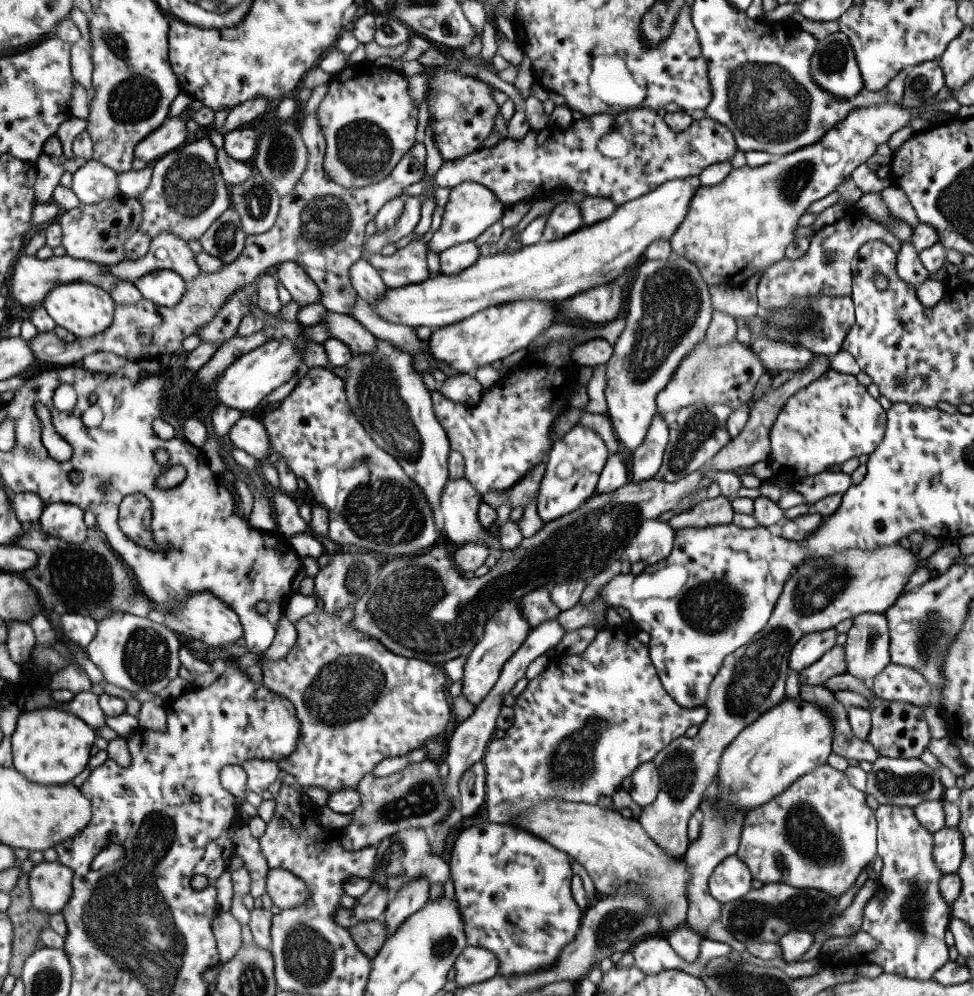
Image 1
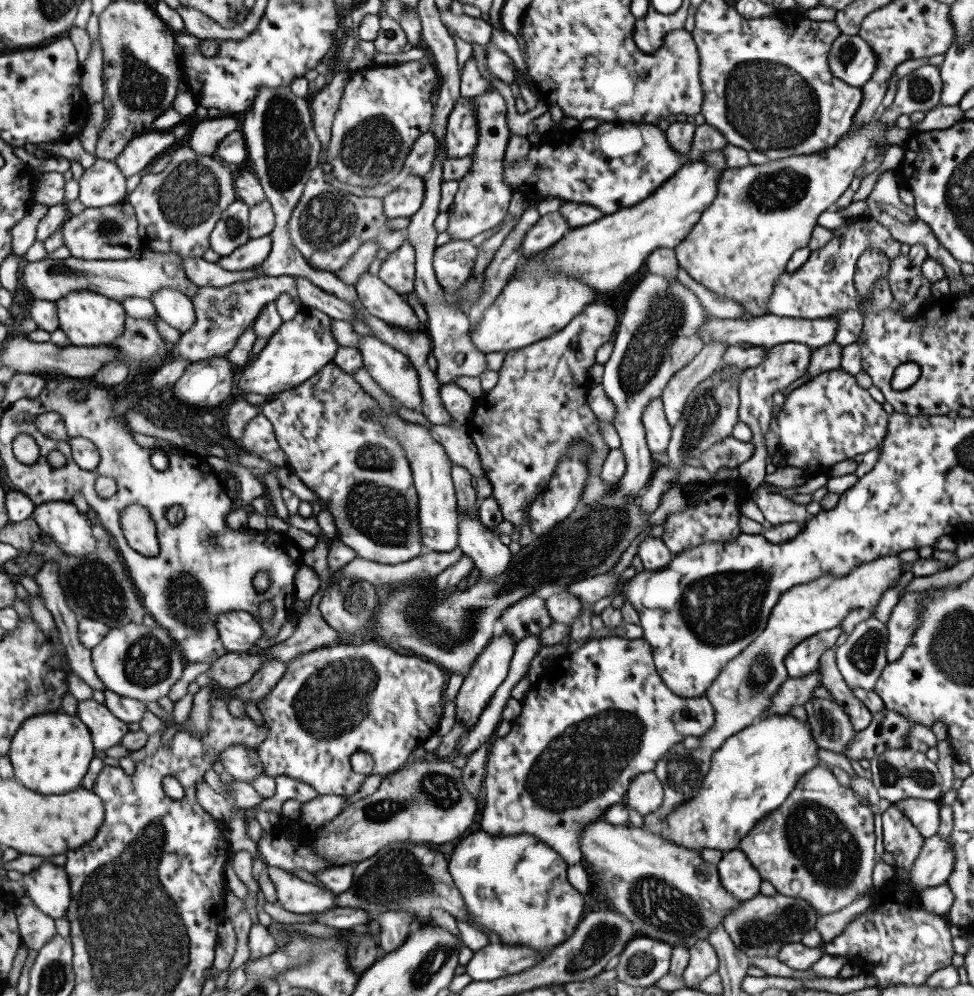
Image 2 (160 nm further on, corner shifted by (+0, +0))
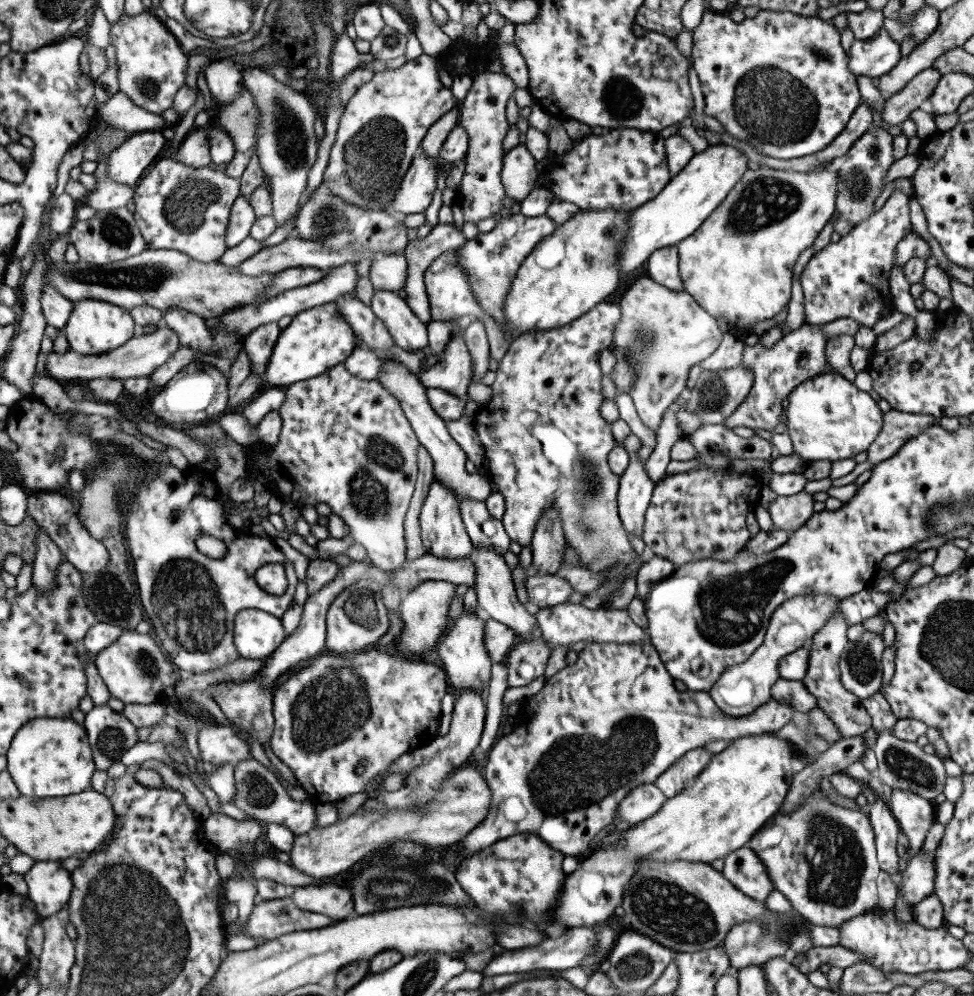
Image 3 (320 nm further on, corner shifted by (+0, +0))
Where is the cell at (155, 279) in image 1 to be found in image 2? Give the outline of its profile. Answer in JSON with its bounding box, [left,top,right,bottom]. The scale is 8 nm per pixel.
[149,289,196,334]

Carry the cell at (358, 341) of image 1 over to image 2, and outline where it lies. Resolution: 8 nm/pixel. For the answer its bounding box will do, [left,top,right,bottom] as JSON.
[356,335,422,411]

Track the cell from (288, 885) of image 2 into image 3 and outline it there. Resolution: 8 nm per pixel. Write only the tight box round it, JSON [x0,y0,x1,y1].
[289,885,353,921]

